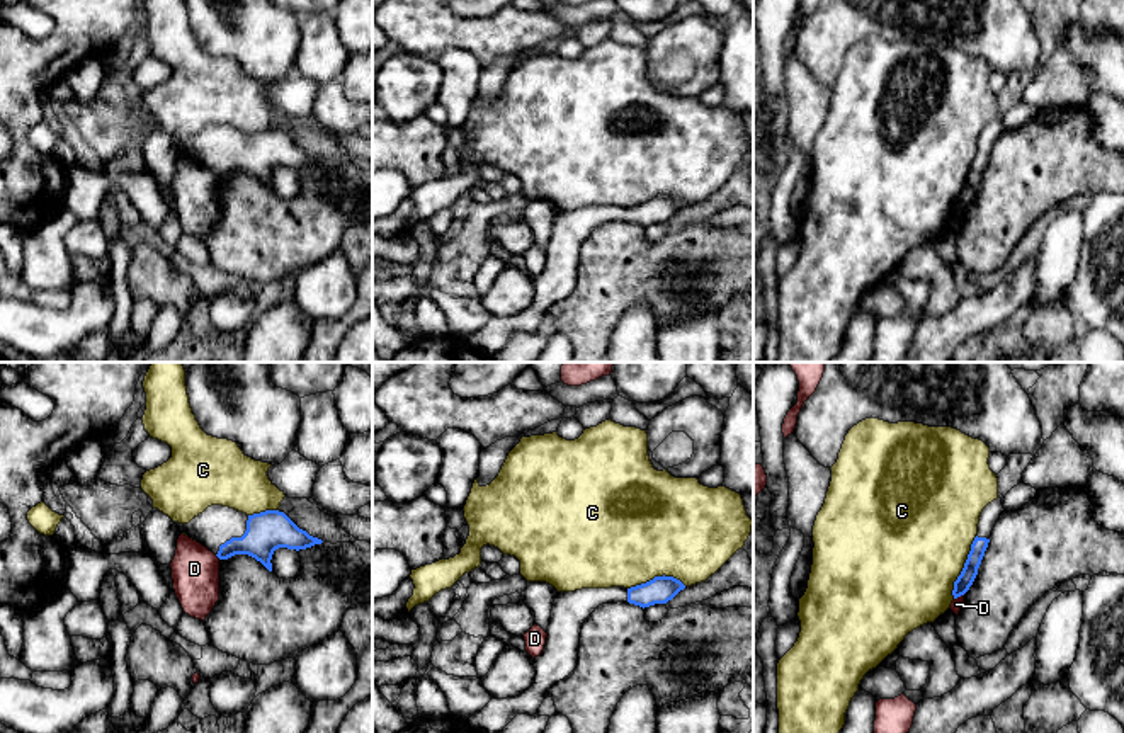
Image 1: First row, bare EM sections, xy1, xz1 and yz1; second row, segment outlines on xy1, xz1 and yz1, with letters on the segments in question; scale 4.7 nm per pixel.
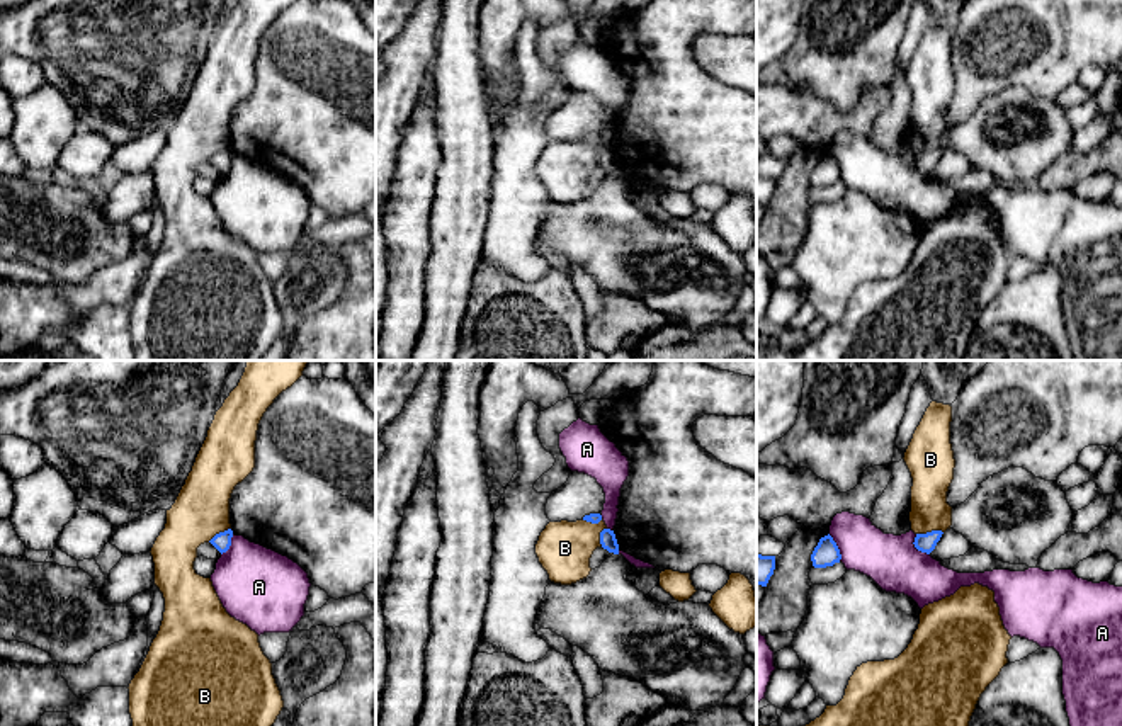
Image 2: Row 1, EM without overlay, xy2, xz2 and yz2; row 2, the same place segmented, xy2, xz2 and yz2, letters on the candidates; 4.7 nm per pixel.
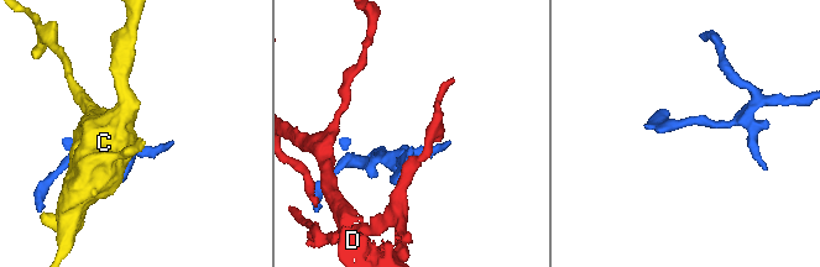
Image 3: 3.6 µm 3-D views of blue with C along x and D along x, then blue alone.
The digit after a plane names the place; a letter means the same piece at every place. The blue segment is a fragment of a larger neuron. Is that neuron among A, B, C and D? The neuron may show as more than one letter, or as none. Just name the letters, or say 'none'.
none

